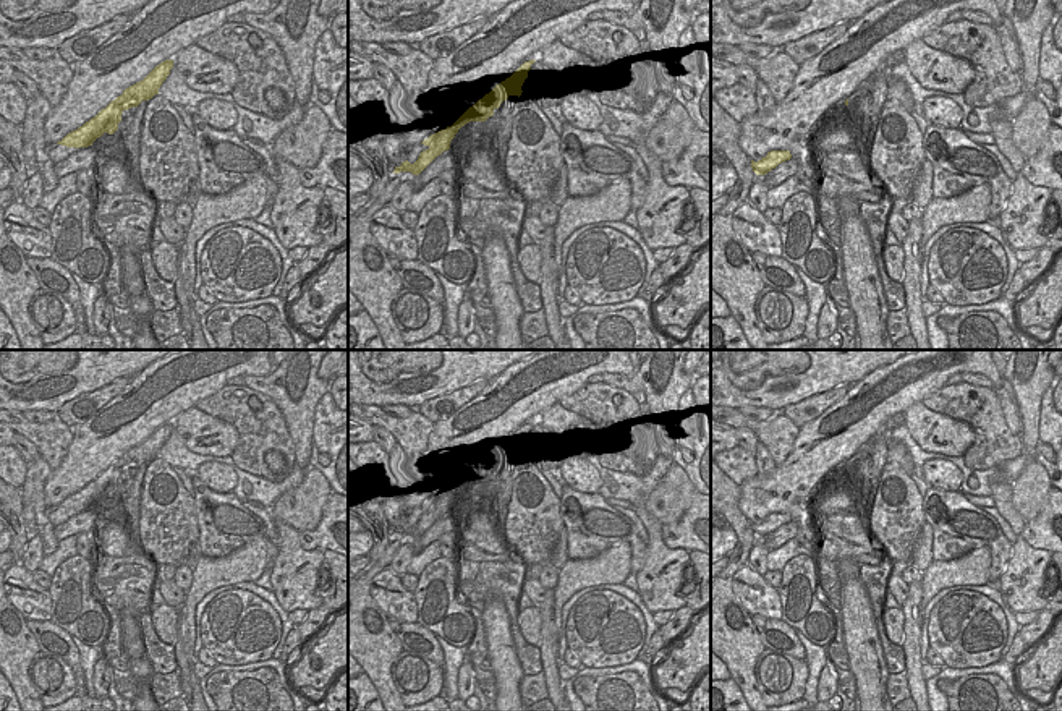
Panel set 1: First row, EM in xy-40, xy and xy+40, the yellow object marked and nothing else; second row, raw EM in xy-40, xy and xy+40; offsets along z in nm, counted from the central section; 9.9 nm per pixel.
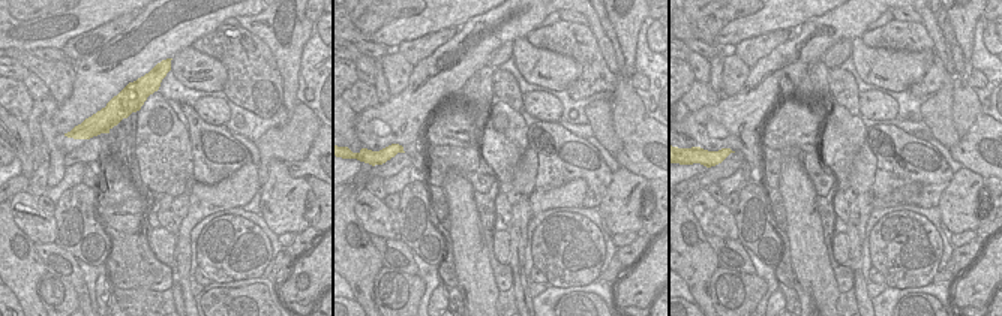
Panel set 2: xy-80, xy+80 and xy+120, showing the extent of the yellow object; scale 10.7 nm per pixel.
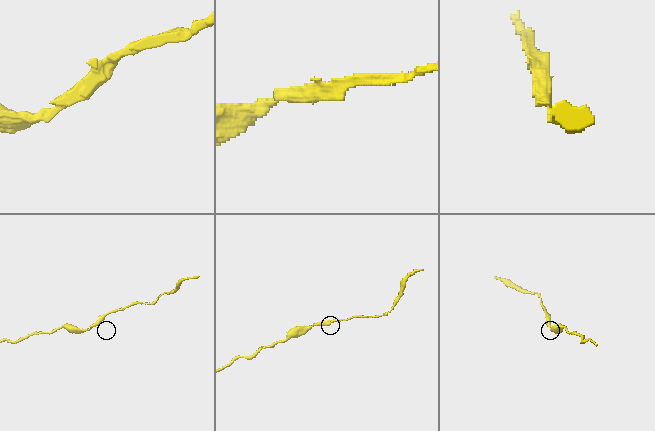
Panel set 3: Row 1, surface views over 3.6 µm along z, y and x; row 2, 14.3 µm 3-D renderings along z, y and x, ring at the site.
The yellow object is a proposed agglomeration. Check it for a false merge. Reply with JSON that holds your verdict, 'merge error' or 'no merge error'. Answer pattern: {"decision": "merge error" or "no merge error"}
{"decision": "no merge error"}

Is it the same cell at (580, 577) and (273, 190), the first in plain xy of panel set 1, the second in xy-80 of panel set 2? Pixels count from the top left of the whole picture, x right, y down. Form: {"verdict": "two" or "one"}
{"verdict": "two"}

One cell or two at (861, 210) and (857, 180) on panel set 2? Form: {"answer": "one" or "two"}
{"answer": "two"}

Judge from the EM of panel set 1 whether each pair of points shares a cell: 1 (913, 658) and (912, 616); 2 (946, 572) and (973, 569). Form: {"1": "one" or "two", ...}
{"1": "one", "2": "one"}

